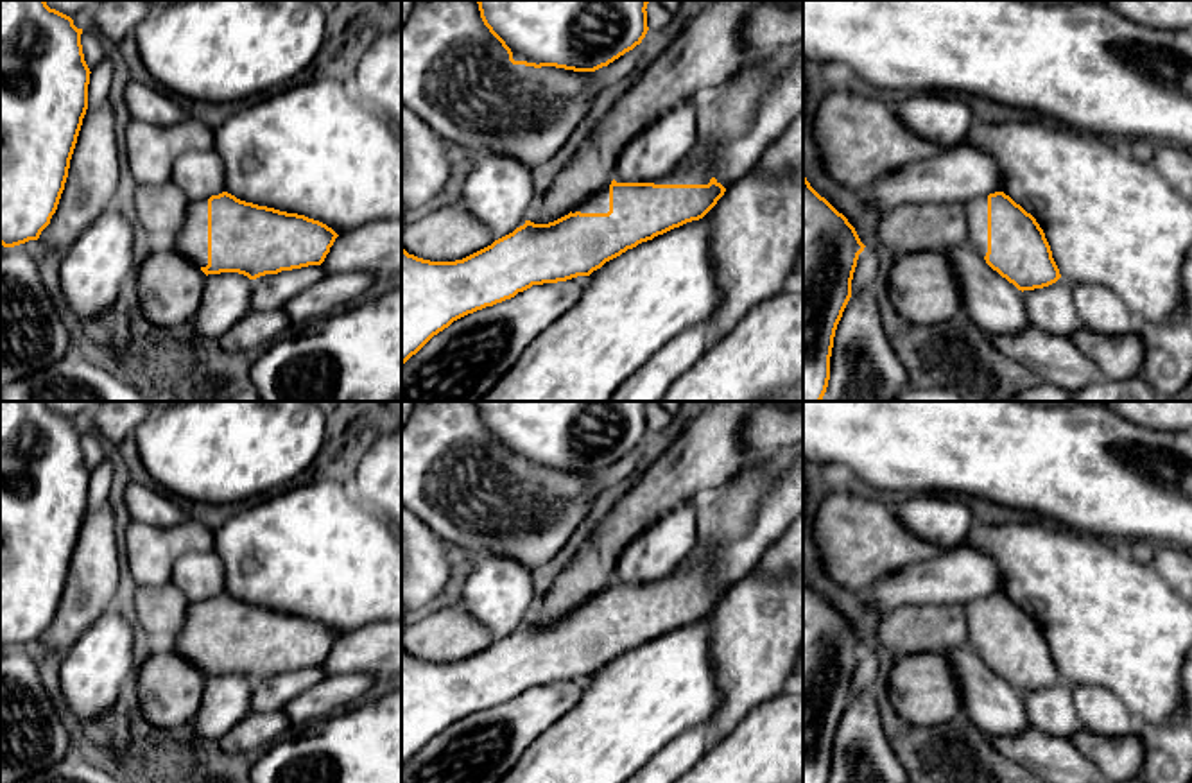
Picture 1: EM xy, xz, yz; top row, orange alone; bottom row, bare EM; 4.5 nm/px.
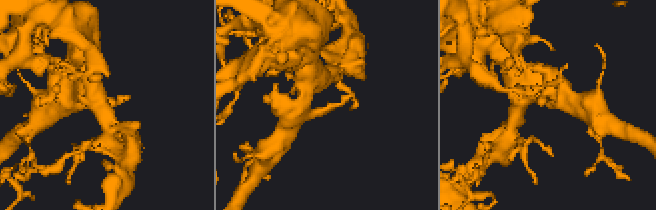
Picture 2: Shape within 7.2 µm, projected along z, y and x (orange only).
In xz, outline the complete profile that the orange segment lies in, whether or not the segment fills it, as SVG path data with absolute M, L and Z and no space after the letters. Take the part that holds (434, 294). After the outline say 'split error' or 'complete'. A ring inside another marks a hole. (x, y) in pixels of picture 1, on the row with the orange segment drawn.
M692 152L652 183L617 183L568 215L534 224L455 262L430 262L402 247L402 366L453 321L532 285L590 276L642 242L703 219L726 188Z; split error

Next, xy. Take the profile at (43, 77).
M0 0L0 244L38 240L57 210L88 109L82 29L45 0Z; complete

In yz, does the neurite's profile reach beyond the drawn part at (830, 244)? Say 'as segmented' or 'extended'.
as segmented

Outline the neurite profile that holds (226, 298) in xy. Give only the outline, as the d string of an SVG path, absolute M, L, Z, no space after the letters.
M238 272L208 274L203 301L194 317L199 335L219 340L251 310L251 280Z

